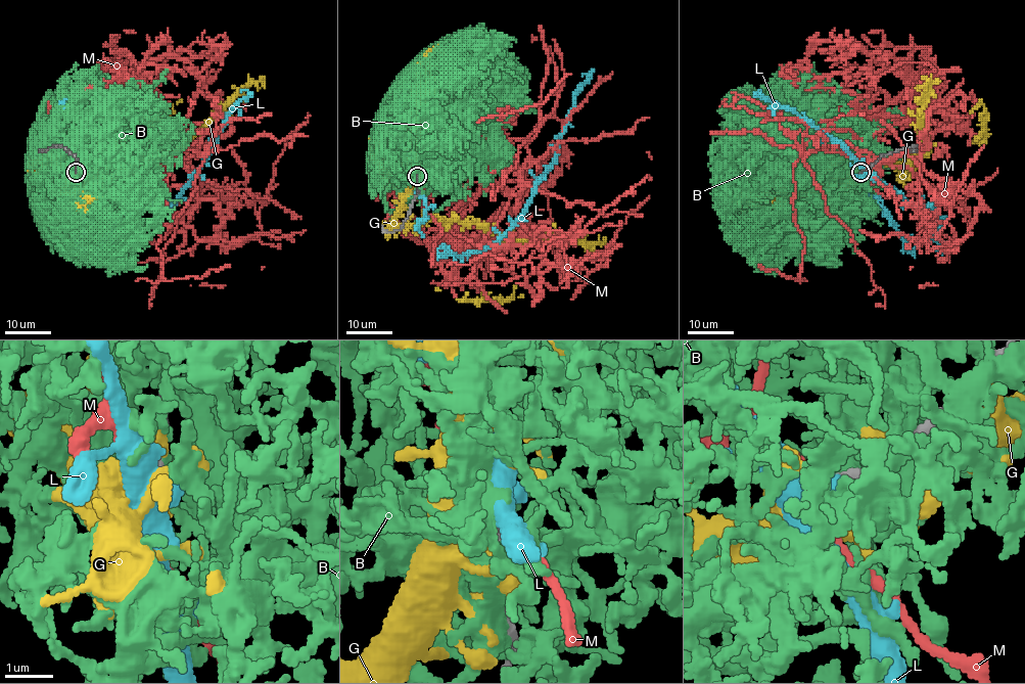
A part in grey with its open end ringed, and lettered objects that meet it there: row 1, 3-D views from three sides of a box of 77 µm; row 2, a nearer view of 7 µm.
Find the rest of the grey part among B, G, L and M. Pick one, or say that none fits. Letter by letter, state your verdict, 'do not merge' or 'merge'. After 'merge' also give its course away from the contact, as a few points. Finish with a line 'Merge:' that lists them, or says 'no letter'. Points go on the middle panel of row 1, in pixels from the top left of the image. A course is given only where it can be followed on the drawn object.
B: do not merge
G: do not merge
L: do not merge
M: do not merge
Merge: no letter

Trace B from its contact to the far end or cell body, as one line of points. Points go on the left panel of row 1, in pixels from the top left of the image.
B: (74, 172), (66, 162), (98, 183), (124, 177), (130, 182), (133, 192), (147, 192), (156, 217), (146, 224)

